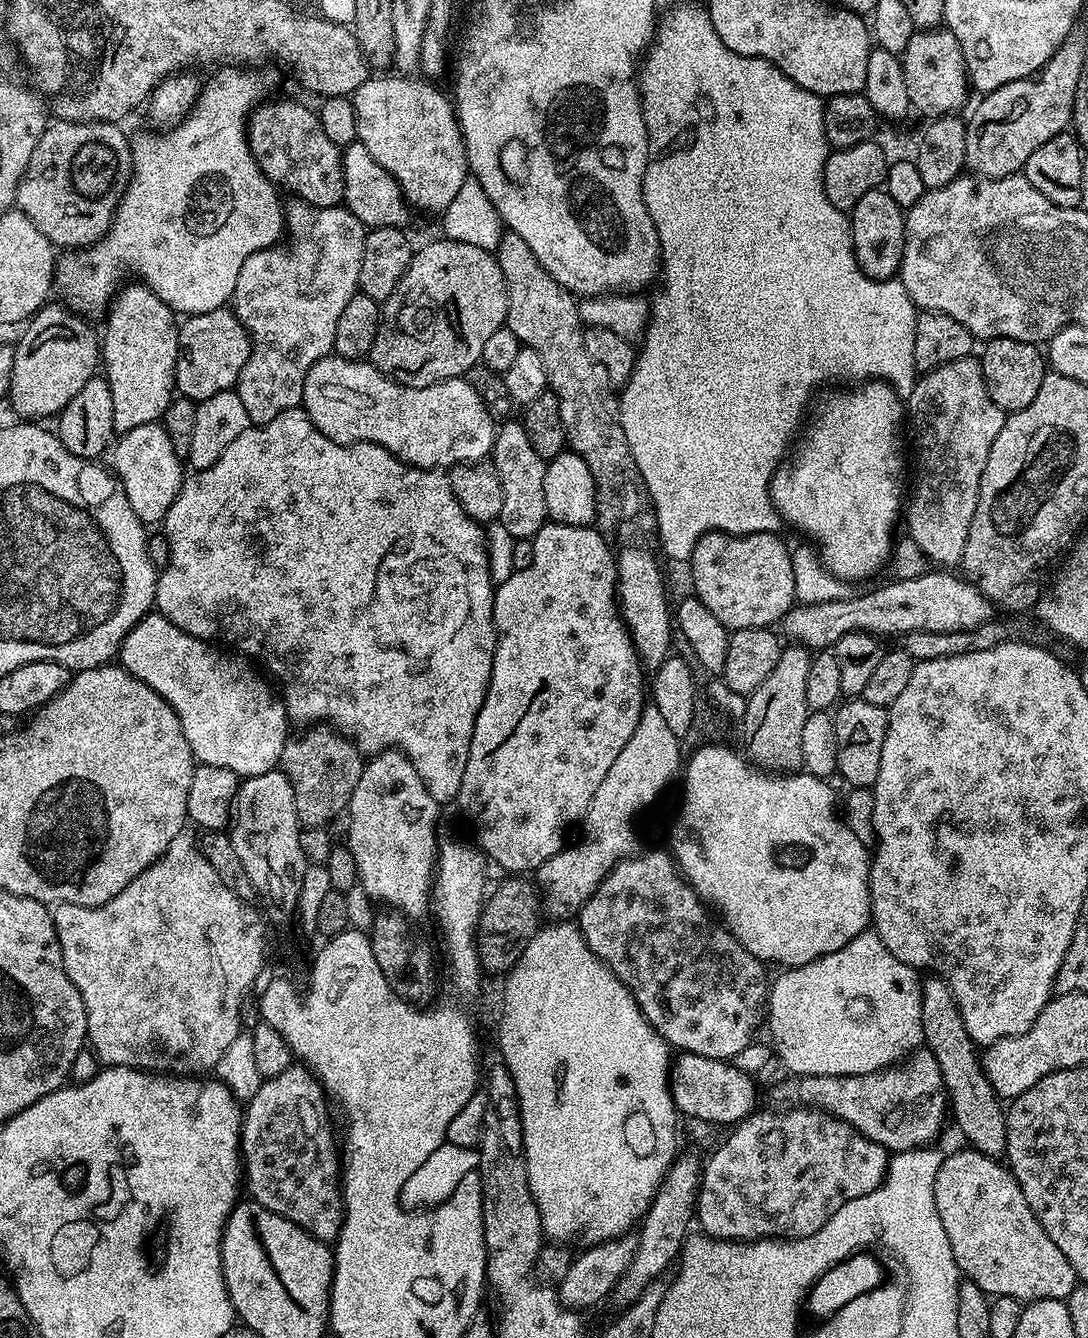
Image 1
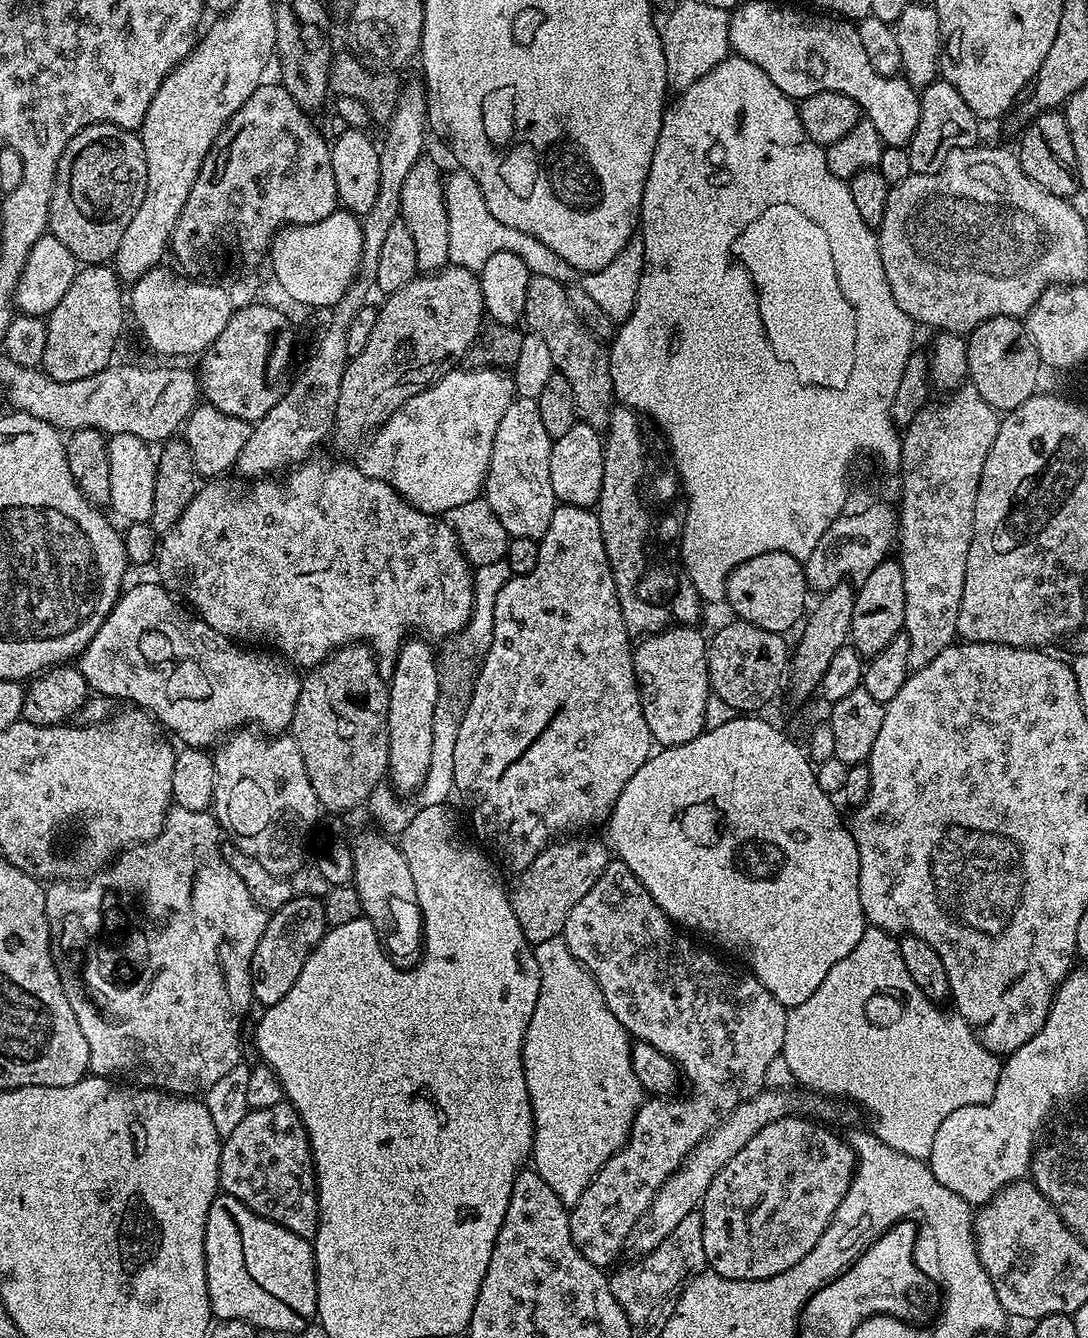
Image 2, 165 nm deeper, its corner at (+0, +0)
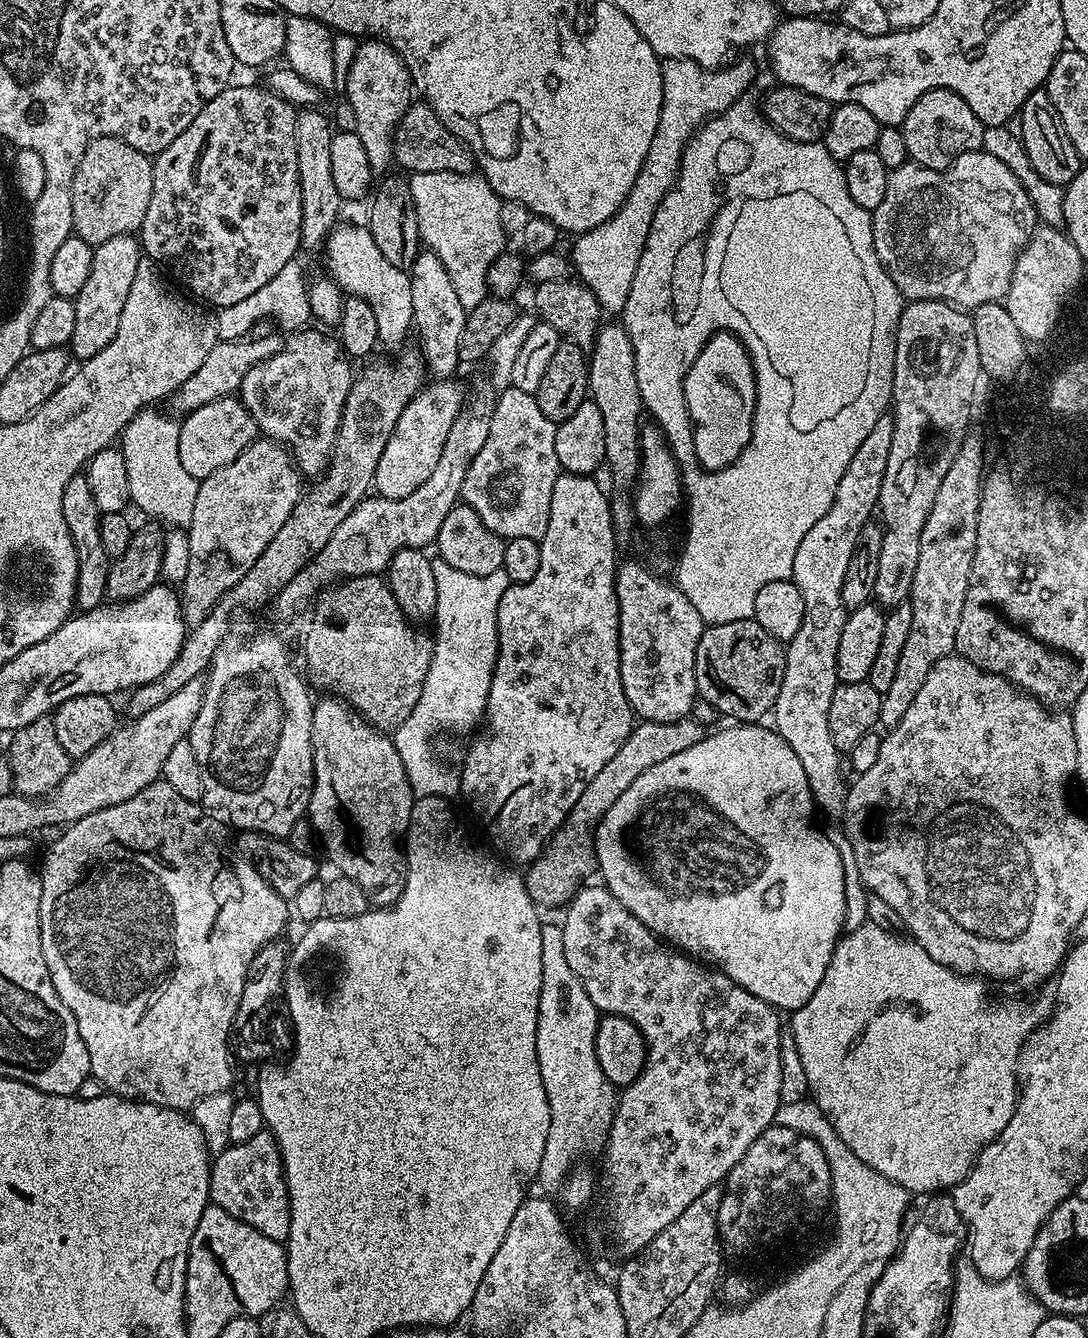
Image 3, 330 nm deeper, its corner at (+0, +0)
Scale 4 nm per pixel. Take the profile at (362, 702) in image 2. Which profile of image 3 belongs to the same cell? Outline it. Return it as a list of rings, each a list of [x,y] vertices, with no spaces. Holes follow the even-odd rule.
[[[354,576],[333,583],[315,597],[315,604],[308,633],[304,636],[304,660],[313,678],[322,687],[329,688],[332,691],[329,693],[343,700],[352,711],[359,713],[367,724],[385,734],[395,732],[406,718],[410,718],[410,710],[418,703],[418,694],[422,694],[422,682],[432,657],[429,637],[428,640],[424,636],[416,637],[412,629],[415,627],[380,576]]]

